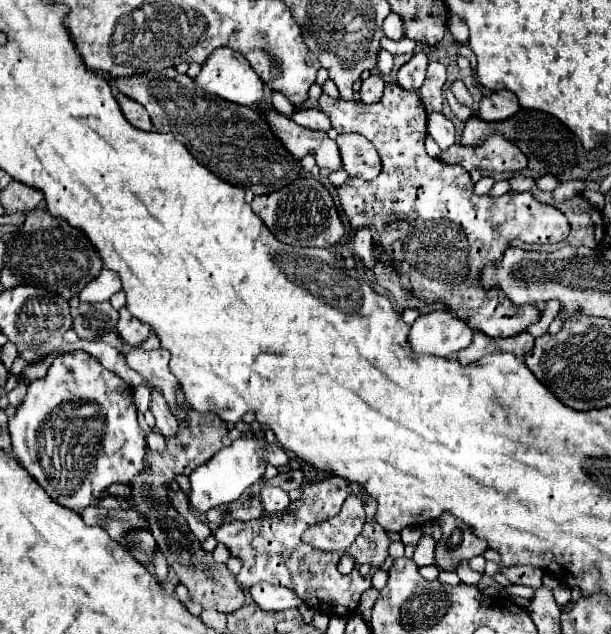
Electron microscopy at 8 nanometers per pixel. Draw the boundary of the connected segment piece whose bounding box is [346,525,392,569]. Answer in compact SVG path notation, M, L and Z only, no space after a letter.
M376 525L376 539L356 539L350 549L346 549L346 553L350 553L356 561L356 565L362 563L370 563L372 569L378 569L384 559L388 557L388 545L390 545L390 537L384 529L380 529L380 525Z

